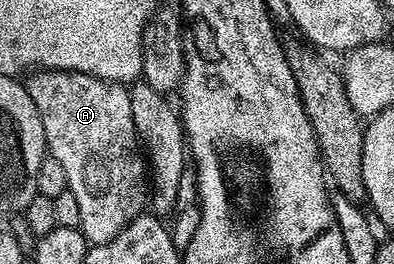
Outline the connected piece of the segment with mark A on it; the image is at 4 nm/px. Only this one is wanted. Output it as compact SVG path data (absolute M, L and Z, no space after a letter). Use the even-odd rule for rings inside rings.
M45 70L29 74L26 86L42 121L47 154L54 156L62 169L66 169L68 190L78 197L78 210L82 213L80 232L92 245L118 237L130 221L145 214L150 199L146 155L136 137L134 113L130 113L129 88L122 83L107 83L105 79L77 71Z

